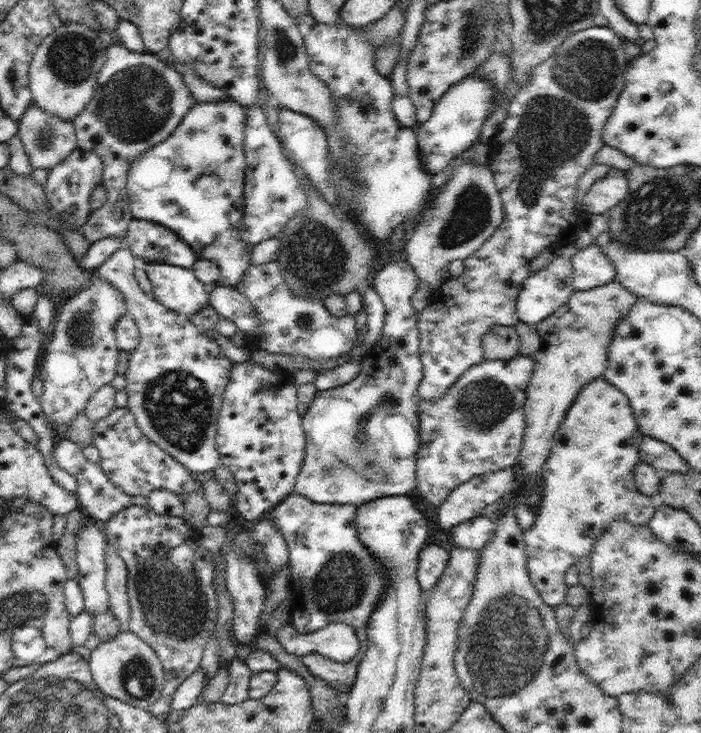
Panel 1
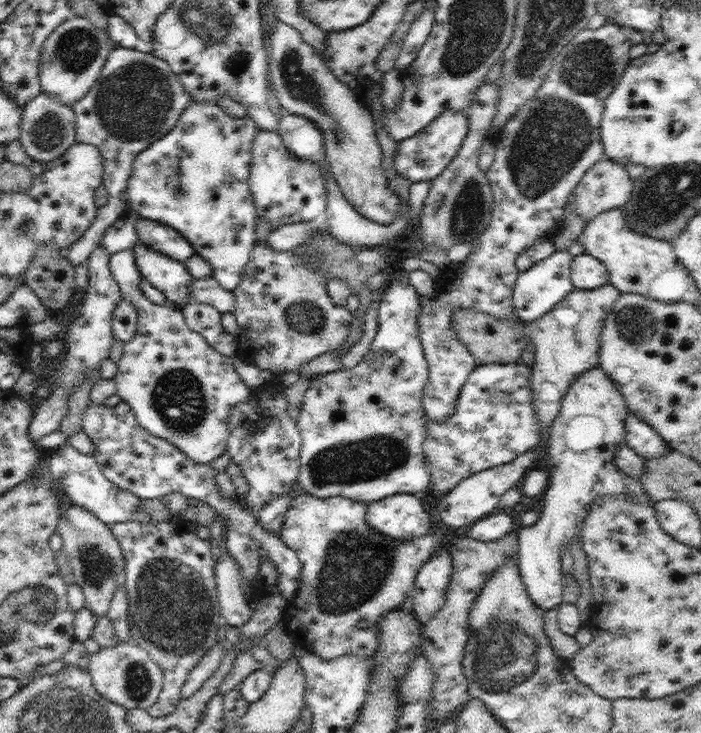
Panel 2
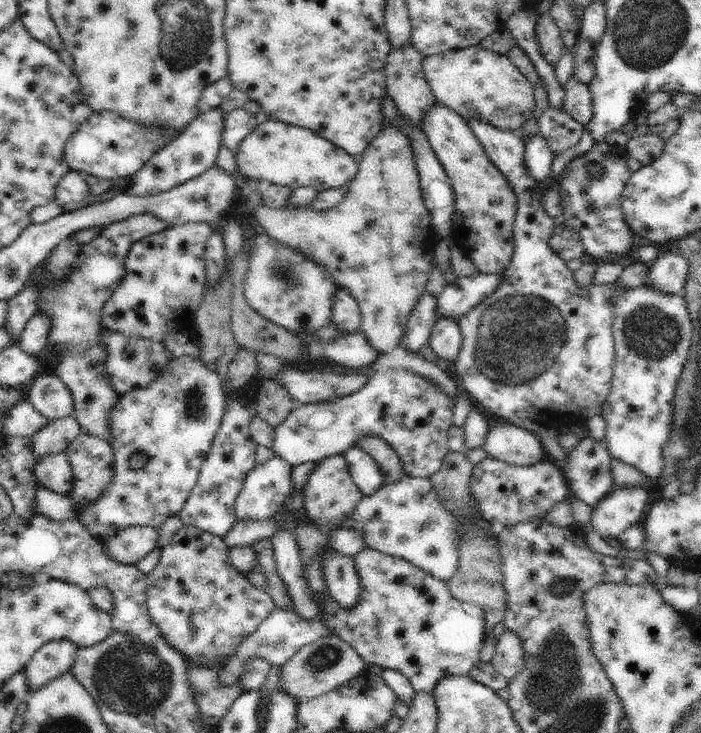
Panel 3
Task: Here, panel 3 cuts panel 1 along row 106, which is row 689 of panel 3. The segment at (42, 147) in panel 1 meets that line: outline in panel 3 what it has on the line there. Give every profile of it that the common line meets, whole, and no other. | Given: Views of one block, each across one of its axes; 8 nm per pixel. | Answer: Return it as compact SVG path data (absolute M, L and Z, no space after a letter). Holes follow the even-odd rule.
M57 640L42 645L23 670L30 693L71 672L78 651L79 648L67 640Z

